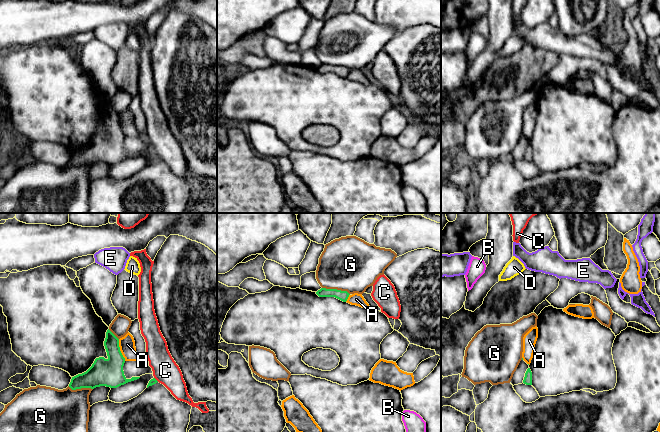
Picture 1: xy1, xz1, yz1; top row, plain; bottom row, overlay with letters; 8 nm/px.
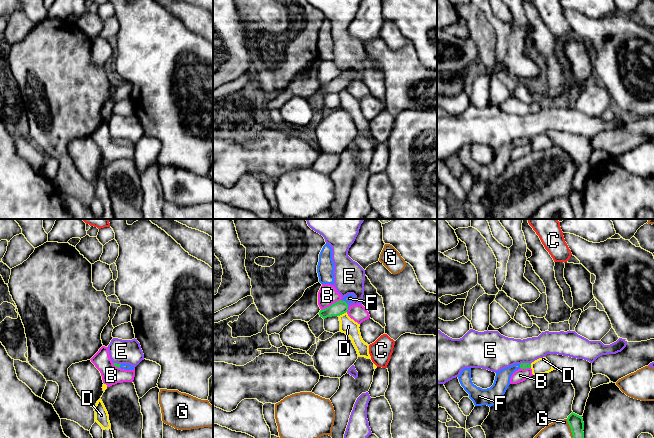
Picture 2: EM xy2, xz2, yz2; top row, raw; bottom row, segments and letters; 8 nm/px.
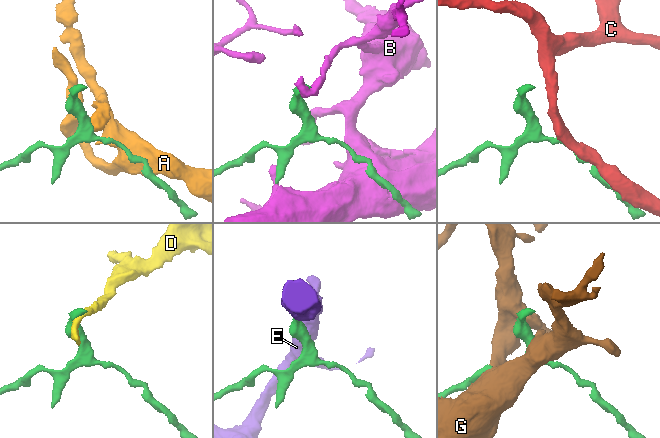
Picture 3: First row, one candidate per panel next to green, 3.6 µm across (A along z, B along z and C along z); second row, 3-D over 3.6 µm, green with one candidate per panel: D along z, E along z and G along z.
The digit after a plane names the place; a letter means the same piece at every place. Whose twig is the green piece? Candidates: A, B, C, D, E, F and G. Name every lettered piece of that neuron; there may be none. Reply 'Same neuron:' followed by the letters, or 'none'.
Same neuron: F

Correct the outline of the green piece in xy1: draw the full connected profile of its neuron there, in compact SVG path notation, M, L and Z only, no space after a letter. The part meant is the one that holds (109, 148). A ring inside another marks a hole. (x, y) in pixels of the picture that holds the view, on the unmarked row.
M109 105L106 108L104 122L108 134L96 134L86 148L72 153L69 160L72 166L81 164L94 165L100 162L117 164L140 154L132 153L127 155L125 153L123 147L125 134L120 127L119 115Z

